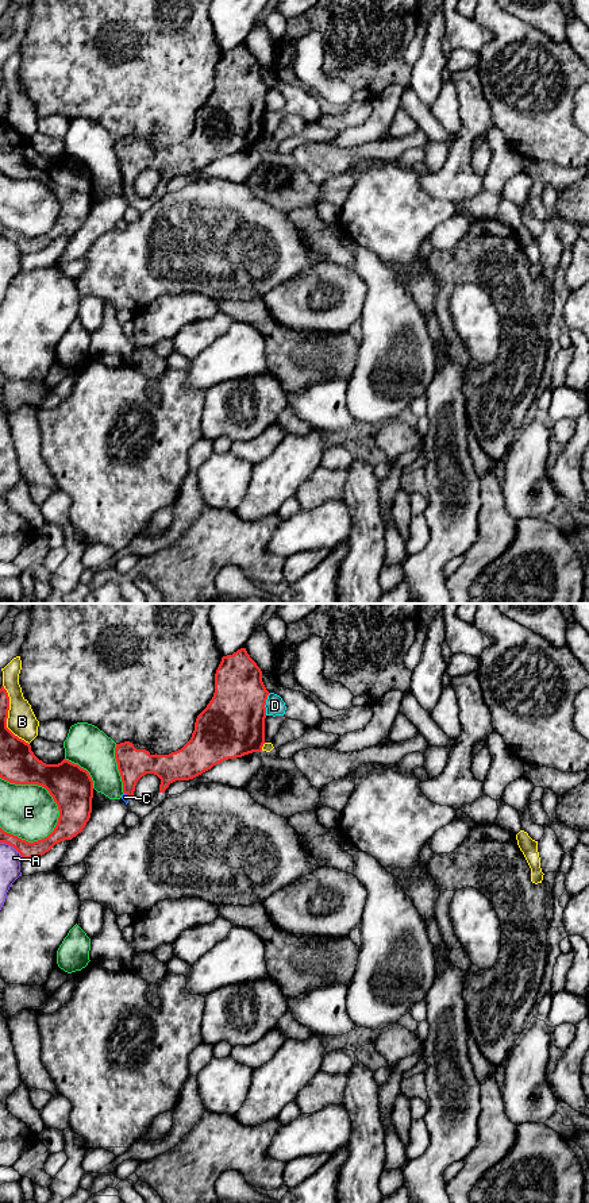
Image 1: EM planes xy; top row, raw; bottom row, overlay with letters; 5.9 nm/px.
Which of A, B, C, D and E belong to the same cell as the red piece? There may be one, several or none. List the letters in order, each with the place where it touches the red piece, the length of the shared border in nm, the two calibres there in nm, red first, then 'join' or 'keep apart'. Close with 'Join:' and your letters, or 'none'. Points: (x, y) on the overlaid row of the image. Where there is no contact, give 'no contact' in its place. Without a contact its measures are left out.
A: xy (12, 845) | 170 nm | 100/130 nm | keep apart
B: xy (7, 717) | 400 nm | 200/170 nm | keep apart
C: xy (127, 794) | 50 nm | 180/50 nm | join
D: xy (265, 704) | 140 nm | 380/110 nm | keep apart
E: xy (47, 790) | 460 nm | 260/320 nm | keep apart
Join: C

